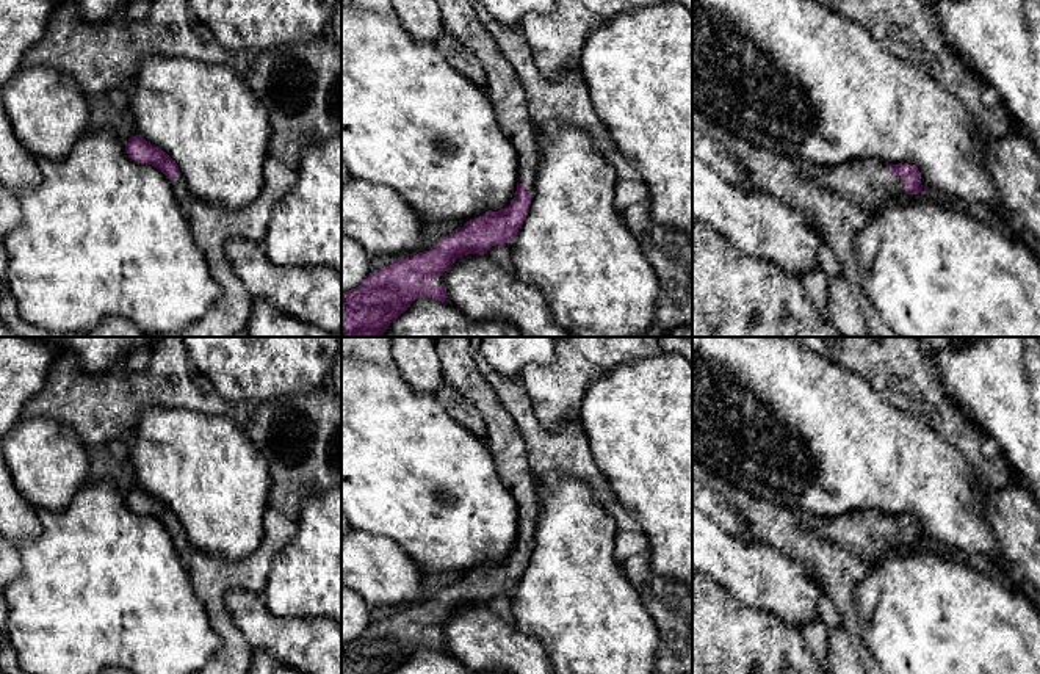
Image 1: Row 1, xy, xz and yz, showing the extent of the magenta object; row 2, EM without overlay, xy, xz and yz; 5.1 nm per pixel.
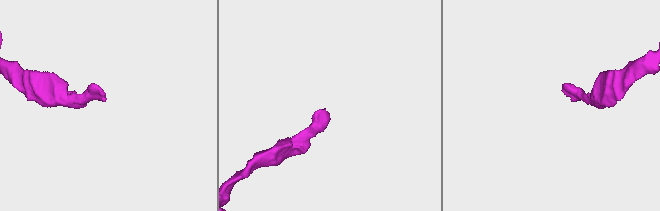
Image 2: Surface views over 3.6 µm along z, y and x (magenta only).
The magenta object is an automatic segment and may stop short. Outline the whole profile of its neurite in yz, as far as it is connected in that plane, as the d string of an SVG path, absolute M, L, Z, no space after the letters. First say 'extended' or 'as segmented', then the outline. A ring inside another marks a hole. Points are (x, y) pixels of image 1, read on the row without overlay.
extended; M861 509L836 517L808 517L808 527L854 556L876 560L879 555L923 544L921 524L913 516L885 516Z

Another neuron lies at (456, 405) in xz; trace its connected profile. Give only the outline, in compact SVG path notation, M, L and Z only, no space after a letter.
M443 382L435 392L435 400L464 428L486 440L487 429L481 412L454 387Z

